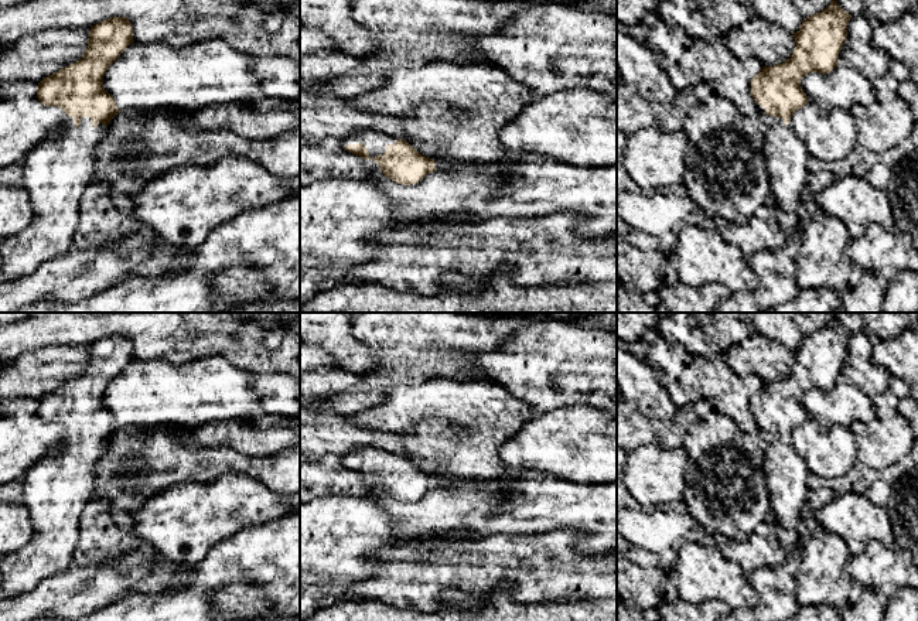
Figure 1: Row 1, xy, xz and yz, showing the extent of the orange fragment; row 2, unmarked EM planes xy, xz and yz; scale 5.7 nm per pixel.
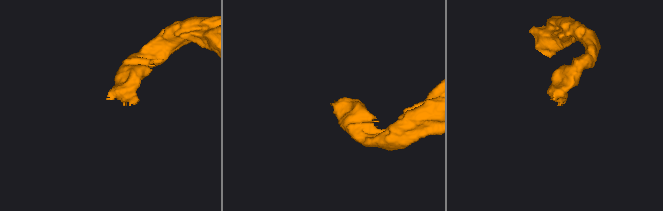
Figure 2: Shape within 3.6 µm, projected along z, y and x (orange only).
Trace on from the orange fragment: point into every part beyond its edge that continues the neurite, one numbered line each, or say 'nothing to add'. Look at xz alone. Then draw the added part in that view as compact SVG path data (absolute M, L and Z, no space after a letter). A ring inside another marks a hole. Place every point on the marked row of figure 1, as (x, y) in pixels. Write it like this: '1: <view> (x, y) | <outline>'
1: xz (375, 142) | M358 130L354 134L342 140L342 146L348 144L365 144L369 150L369 157L383 156L388 144L395 144L397 137L376 132L376 130Z

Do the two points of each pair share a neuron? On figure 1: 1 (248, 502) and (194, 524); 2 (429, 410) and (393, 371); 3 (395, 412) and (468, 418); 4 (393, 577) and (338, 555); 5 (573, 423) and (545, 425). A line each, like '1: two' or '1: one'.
1: one
2: two
3: one
4: two
5: one

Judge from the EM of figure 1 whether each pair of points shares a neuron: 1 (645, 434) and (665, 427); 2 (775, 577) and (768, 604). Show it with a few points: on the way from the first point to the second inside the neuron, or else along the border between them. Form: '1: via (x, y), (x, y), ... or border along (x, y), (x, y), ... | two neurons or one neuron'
1: via (649, 432), (661, 432) | one neuron
2: via (775, 584), (774, 597) | one neuron

